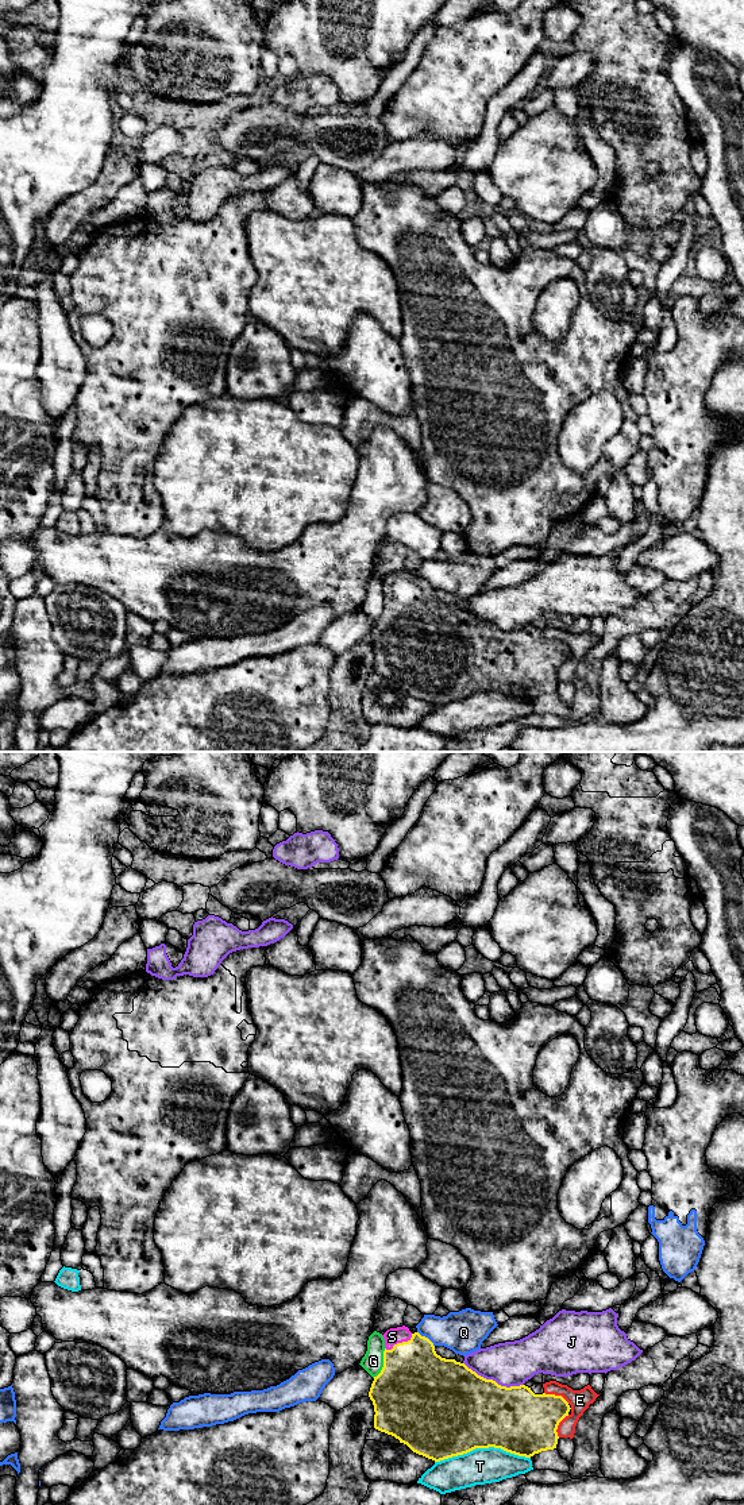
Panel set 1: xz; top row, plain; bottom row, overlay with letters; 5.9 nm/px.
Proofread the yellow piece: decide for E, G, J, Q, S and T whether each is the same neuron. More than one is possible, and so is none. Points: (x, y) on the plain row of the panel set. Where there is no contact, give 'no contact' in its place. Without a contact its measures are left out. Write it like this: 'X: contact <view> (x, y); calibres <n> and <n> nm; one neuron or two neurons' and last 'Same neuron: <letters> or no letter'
E: contact xz (556, 640); calibres 380 and 130 nm; two neurons
G: contact xz (384, 608); calibres 480 and 130 nm; two neurons
J: contact xz (492, 624); calibres 460 and 260 nm; two neurons
Q: contact xz (427, 582); calibres 380 and 260 nm; two neurons
S: contact xz (399, 587); calibres 420 and 100 nm; one neuron
T: contact xz (482, 691); calibres 480 and 220 nm; two neurons
Same neuron: S

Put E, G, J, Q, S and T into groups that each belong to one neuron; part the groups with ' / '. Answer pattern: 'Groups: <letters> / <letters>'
Groups: E / G / J / Q / S / T

